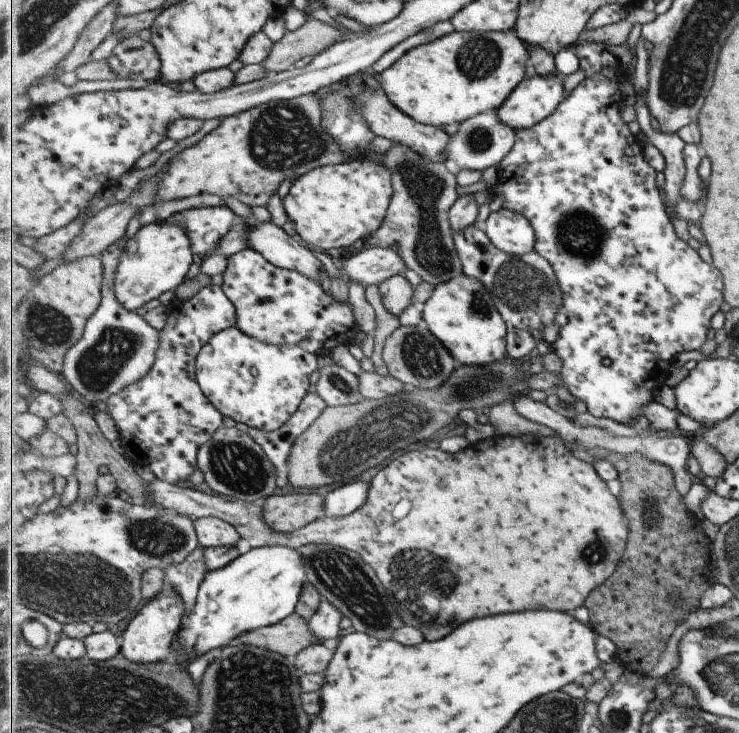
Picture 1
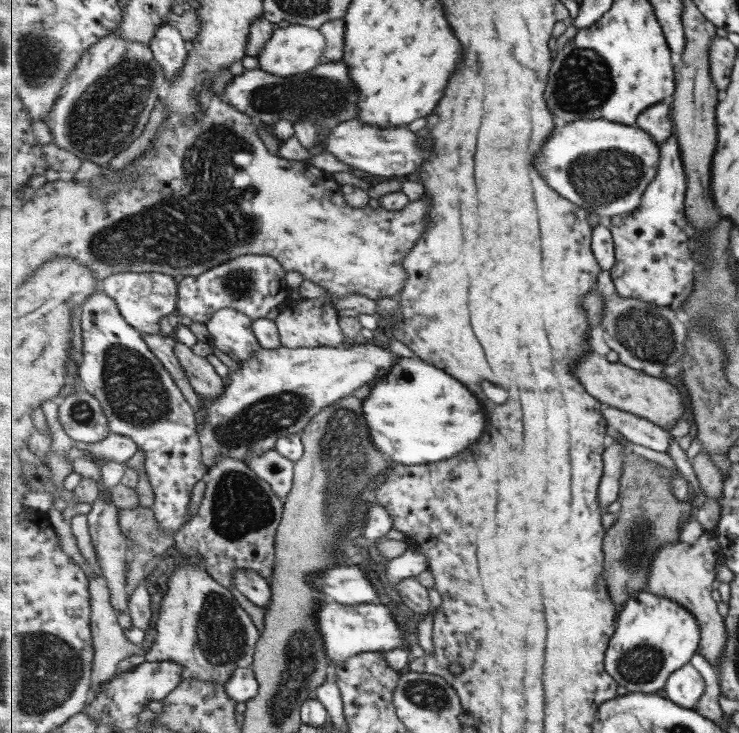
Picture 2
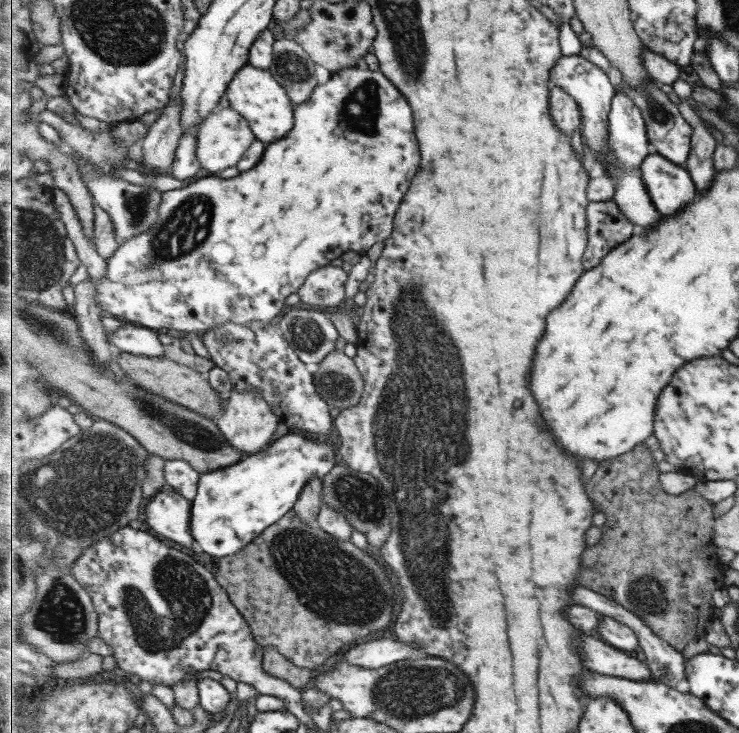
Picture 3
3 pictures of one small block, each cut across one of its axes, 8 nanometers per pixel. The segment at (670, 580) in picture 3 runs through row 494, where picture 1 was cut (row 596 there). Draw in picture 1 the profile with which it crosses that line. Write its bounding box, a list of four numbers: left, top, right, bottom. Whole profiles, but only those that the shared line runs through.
[565,442,714,675]

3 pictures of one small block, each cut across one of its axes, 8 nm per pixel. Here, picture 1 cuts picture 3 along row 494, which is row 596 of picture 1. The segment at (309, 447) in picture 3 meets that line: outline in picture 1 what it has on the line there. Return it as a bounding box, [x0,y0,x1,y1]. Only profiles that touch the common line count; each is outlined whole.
[171,547,307,669]

